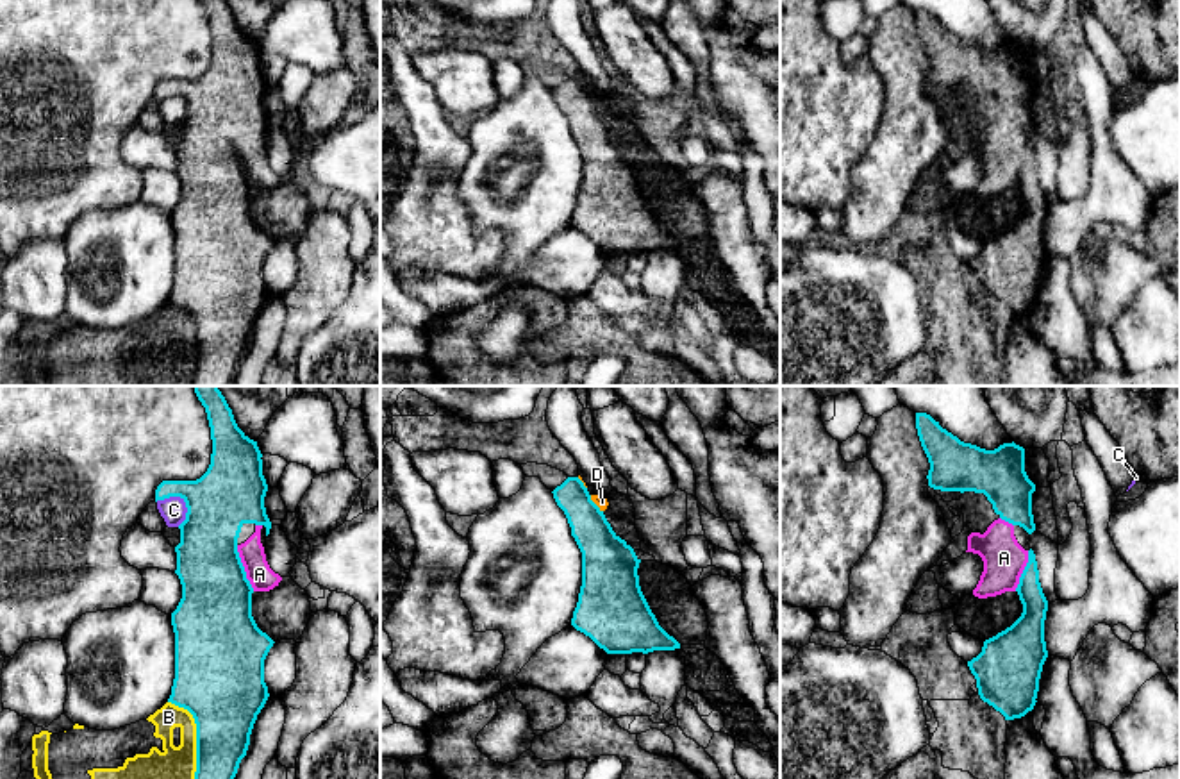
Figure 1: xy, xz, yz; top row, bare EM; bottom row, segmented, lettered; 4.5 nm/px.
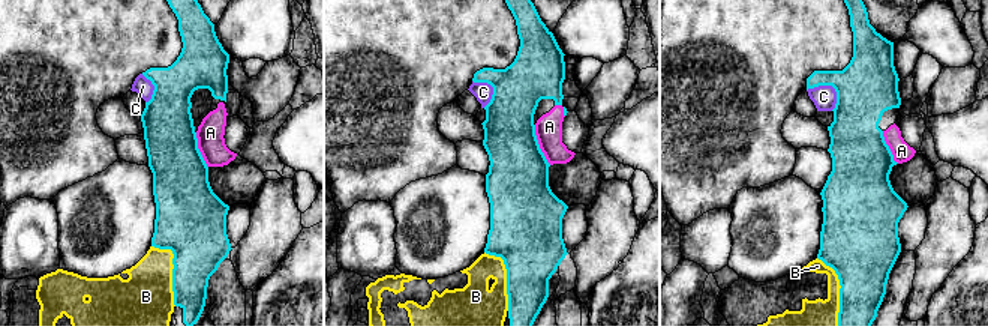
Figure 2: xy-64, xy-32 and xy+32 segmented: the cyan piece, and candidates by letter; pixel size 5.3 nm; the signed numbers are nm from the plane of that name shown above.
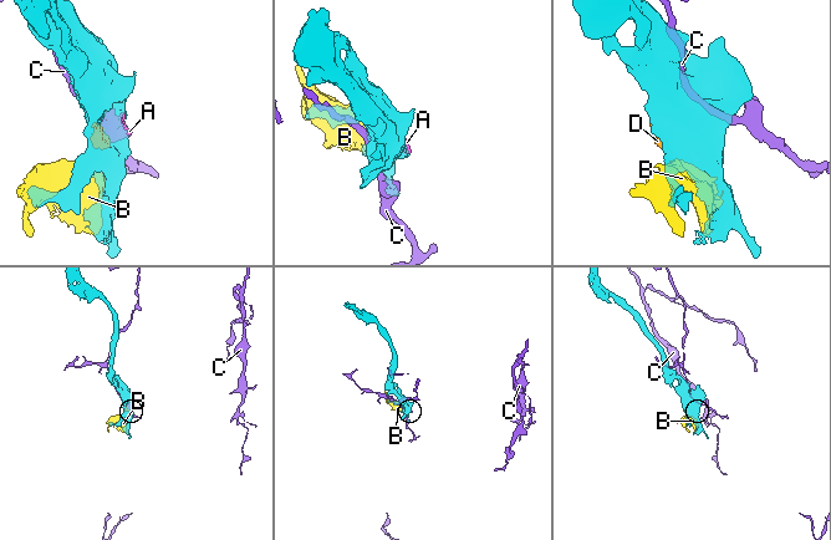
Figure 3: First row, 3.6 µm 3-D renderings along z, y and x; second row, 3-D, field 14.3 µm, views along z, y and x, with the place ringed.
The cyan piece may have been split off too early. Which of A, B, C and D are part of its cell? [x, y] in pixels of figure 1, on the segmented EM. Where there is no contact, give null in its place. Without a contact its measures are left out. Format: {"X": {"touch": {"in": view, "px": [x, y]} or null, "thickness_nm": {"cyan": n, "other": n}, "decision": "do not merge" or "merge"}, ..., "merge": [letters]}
{"A": {"touch": {"in": "xy", "px": [243, 569]}, "thickness_nm": {"cyan": 340, "other": 120}, "decision": "merge"}, "B": {"touch": {"in": "xy", "px": [197, 735]}, "thickness_nm": {"cyan": 380, "other": 140}, "decision": "do not merge"}, "C": {"touch": {"in": "xy", "px": [179, 495]}, "thickness_nm": {"cyan": 300, "other": 120}, "decision": "do not merge"}, "D": {"touch": {"in": "xz", "px": [595, 504]}, "thickness_nm": {"cyan": 220, "other": 50}, "decision": "do not merge"}, "merge": ["A"]}

